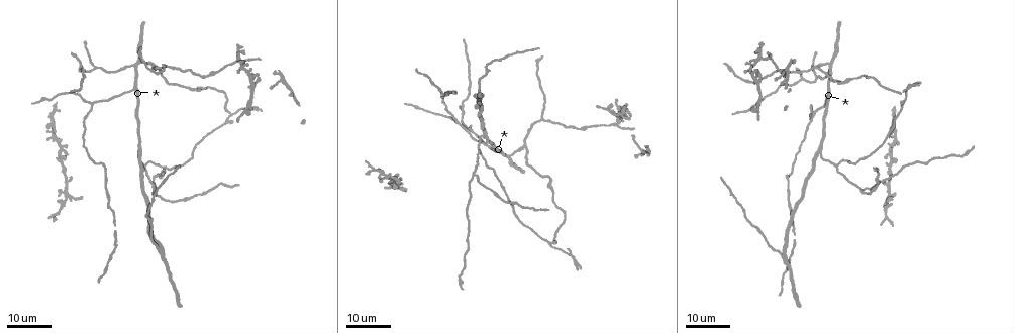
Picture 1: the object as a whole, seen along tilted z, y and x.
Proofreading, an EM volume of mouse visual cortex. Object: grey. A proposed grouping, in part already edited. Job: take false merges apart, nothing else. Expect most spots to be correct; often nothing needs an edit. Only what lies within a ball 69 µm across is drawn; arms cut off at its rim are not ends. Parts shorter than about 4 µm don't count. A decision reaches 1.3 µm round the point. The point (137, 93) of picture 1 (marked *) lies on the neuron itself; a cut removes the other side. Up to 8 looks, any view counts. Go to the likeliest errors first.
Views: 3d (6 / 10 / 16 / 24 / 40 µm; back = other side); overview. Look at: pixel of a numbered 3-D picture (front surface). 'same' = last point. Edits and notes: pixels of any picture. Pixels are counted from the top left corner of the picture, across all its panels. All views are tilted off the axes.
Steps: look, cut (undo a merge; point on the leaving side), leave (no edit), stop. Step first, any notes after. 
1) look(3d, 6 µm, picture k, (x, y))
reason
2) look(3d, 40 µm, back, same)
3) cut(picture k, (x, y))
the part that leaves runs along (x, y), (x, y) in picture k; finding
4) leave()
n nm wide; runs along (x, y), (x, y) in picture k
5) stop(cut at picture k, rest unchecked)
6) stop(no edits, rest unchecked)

look(3d, 16 µm, picture 1, (96, 66))
three arms meet

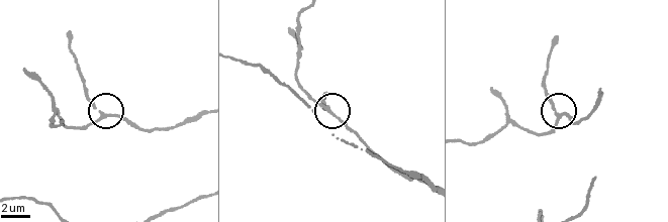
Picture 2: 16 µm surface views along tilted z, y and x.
look(3d, 10 µm, picture 2, (327, 109))
zoom in

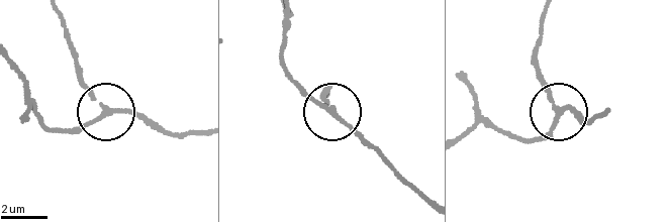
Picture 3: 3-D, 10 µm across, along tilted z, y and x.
leave()
3 arms; runs along (424, 197), (361, 141), (332, 109), (324, 89) in picture 3; all the same neuron

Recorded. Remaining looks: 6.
look(3d, 16 µm, picture 1, (621, 115))
four arms meet

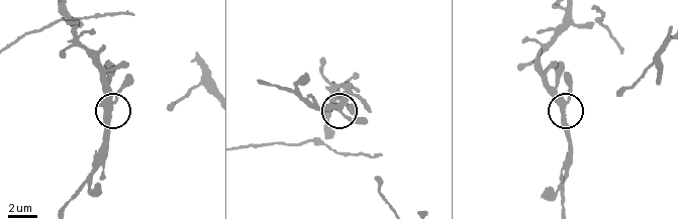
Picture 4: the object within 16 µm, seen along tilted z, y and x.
look(3d, 6 µm, picture 4, (343, 111))
zoom in

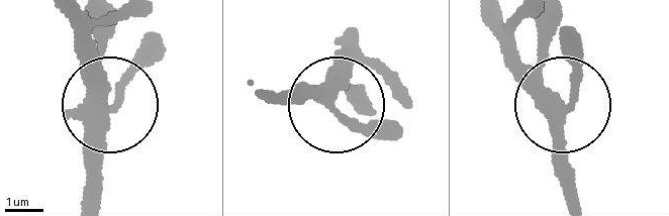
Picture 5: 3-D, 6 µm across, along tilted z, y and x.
leave()
310 nm wide; runs along (64, 14), (106, 98), (94, 191) in picture 5; all the same neuron

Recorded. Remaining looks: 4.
look(3d, 24 µm, picture 1, (474, 173))

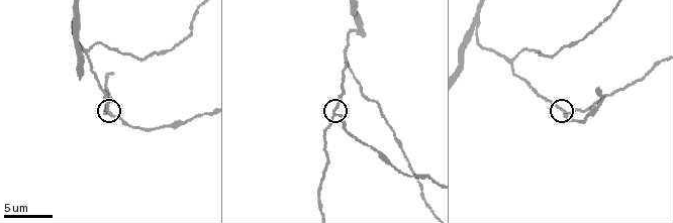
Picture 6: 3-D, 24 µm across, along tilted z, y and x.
look(3d, 10 µm, picture 6, (111, 116))
closer look

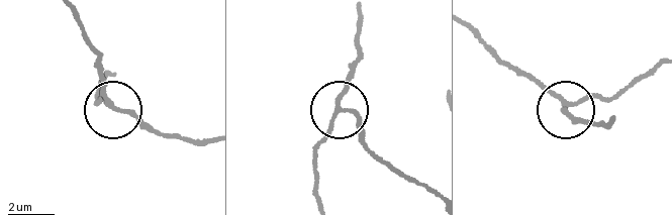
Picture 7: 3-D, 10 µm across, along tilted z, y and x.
leave()
3 arms; runs along (75, 13), (84, 39), (104, 65), (112, 109), (169, 137) in picture 7; continuous, no second neuron

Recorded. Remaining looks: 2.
look(3d, 16 µm, picture 1, (135, 66))
thin arm on a thick one

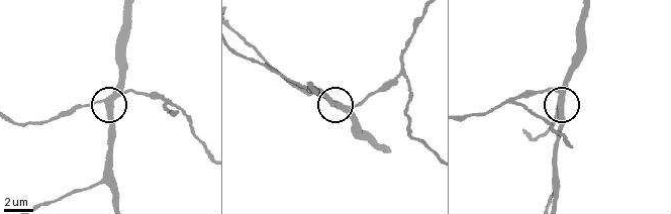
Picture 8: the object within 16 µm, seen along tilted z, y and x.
look(3d, 10 µm, picture 8, (105, 101))
zoom in

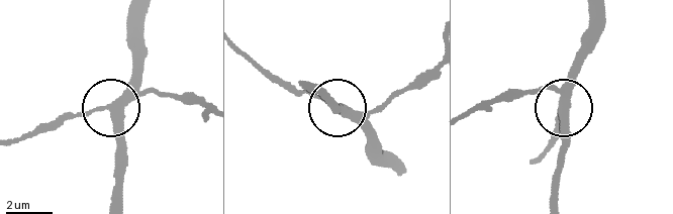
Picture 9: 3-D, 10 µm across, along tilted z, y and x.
leave()
side arm 37 µm; runs along (120, 202), (115, 111), (105, 108), (58, 117) in picture 9; all the same neuron

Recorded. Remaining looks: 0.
stop(no edits, rest unchecked)

